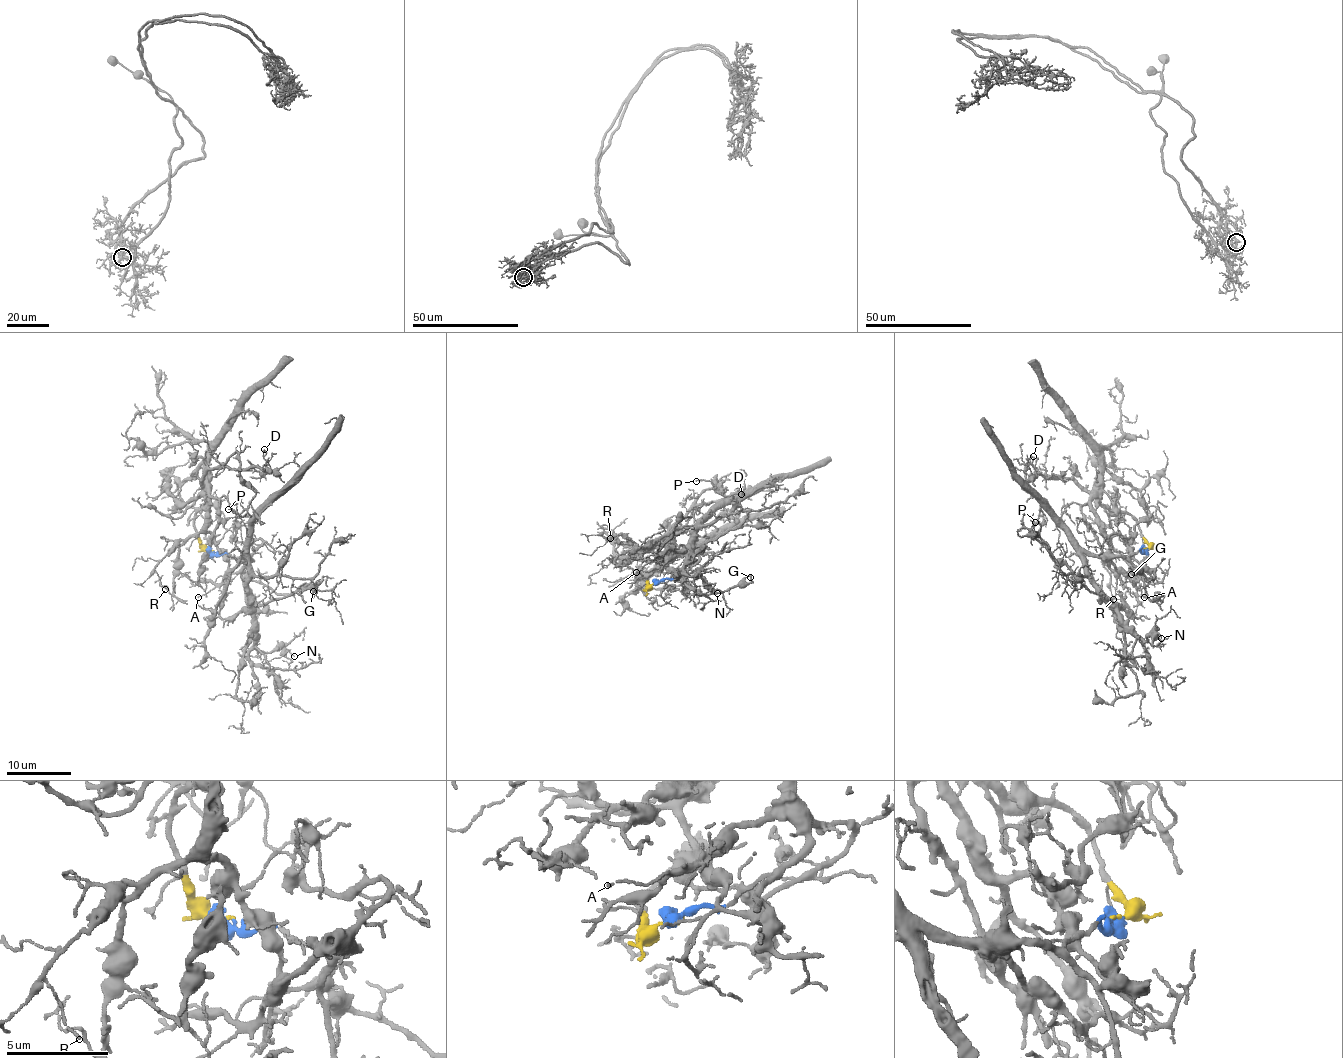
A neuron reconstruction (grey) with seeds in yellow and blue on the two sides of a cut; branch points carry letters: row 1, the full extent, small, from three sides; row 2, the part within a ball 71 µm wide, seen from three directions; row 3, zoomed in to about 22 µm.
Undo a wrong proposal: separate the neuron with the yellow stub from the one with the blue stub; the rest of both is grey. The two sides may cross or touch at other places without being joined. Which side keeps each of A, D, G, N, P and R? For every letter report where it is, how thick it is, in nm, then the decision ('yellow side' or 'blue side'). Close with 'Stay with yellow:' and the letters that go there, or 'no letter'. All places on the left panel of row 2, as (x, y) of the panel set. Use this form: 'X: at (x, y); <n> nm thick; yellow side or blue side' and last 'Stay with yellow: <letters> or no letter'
A: at (198, 597); 110 nm thick; blue side
D: at (264, 449); 120 nm thick; yellow side
G: at (313, 591); 110 nm thick; blue side
N: at (294, 656); 110 nm thick; blue side
P: at (228, 509); 140 nm thick; yellow side
R: at (165, 589); 110 nm thick; yellow side
Stay with yellow: D, P, R

